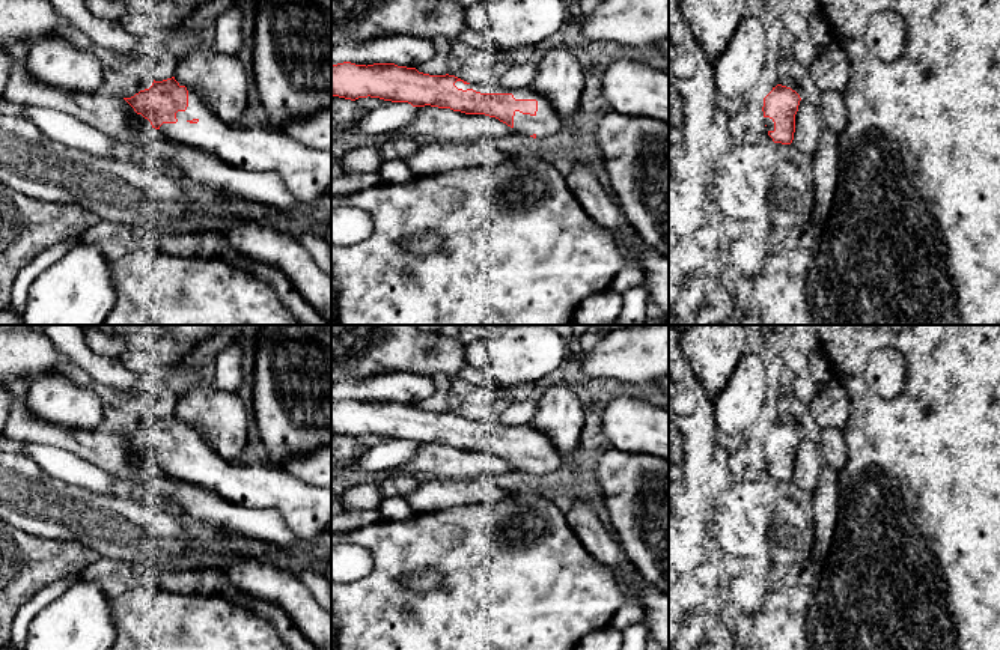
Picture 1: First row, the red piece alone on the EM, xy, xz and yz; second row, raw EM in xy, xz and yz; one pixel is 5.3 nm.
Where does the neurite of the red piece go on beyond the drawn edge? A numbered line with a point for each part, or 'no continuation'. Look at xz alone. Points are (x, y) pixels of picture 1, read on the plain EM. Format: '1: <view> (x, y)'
1: xz (545, 461)

